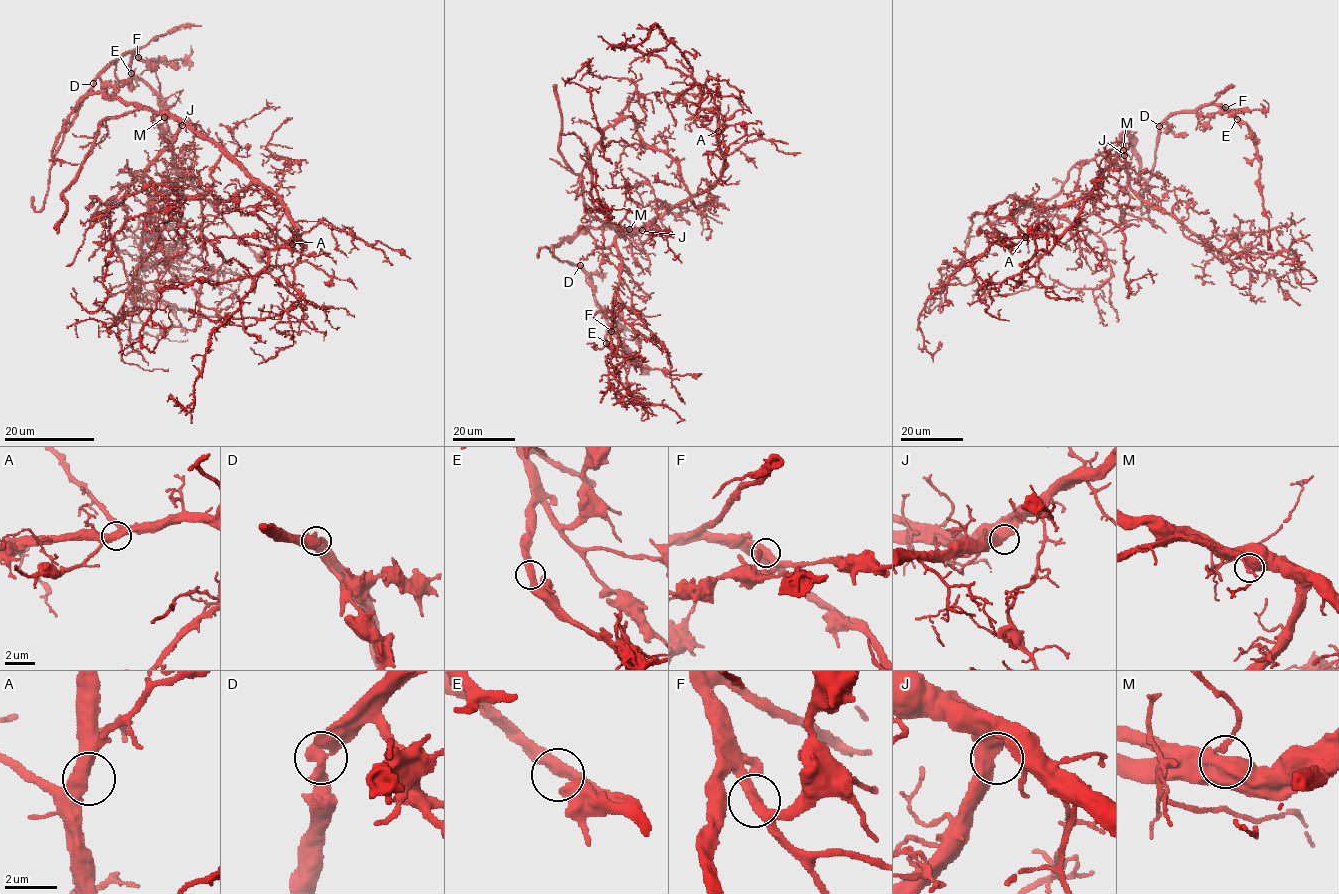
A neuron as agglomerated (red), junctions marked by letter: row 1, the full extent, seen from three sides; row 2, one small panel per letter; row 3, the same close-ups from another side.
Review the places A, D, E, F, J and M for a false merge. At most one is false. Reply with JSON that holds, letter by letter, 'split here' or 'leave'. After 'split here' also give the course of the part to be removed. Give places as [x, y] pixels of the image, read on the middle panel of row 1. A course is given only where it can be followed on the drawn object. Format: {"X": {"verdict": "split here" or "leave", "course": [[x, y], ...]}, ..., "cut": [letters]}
{"A": {"verdict": "leave"}, "D": {"verdict": "split here", "course": [[580, 266], [588, 276], [594, 301], [606, 323], [606, 344], [617, 354], [634, 366], [682, 376], [702, 373]]}, "E": {"verdict": "leave"}, "F": {"verdict": "leave"}, "J": {"verdict": "leave"}, "M": {"verdict": "leave"}, "cut": ["D"]}

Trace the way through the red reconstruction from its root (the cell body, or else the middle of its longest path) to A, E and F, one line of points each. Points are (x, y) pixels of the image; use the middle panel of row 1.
A: (631, 230), (642, 228), (676, 205), (702, 194), (718, 179), (724, 164), (718, 131)
E: (631, 230), (589, 227), (552, 247), (554, 257), (579, 265), (590, 280), (594, 301), (606, 323), (606, 343)
F: (631, 230), (589, 227), (552, 247), (554, 257), (579, 265), (588, 276), (594, 301), (611, 331)

